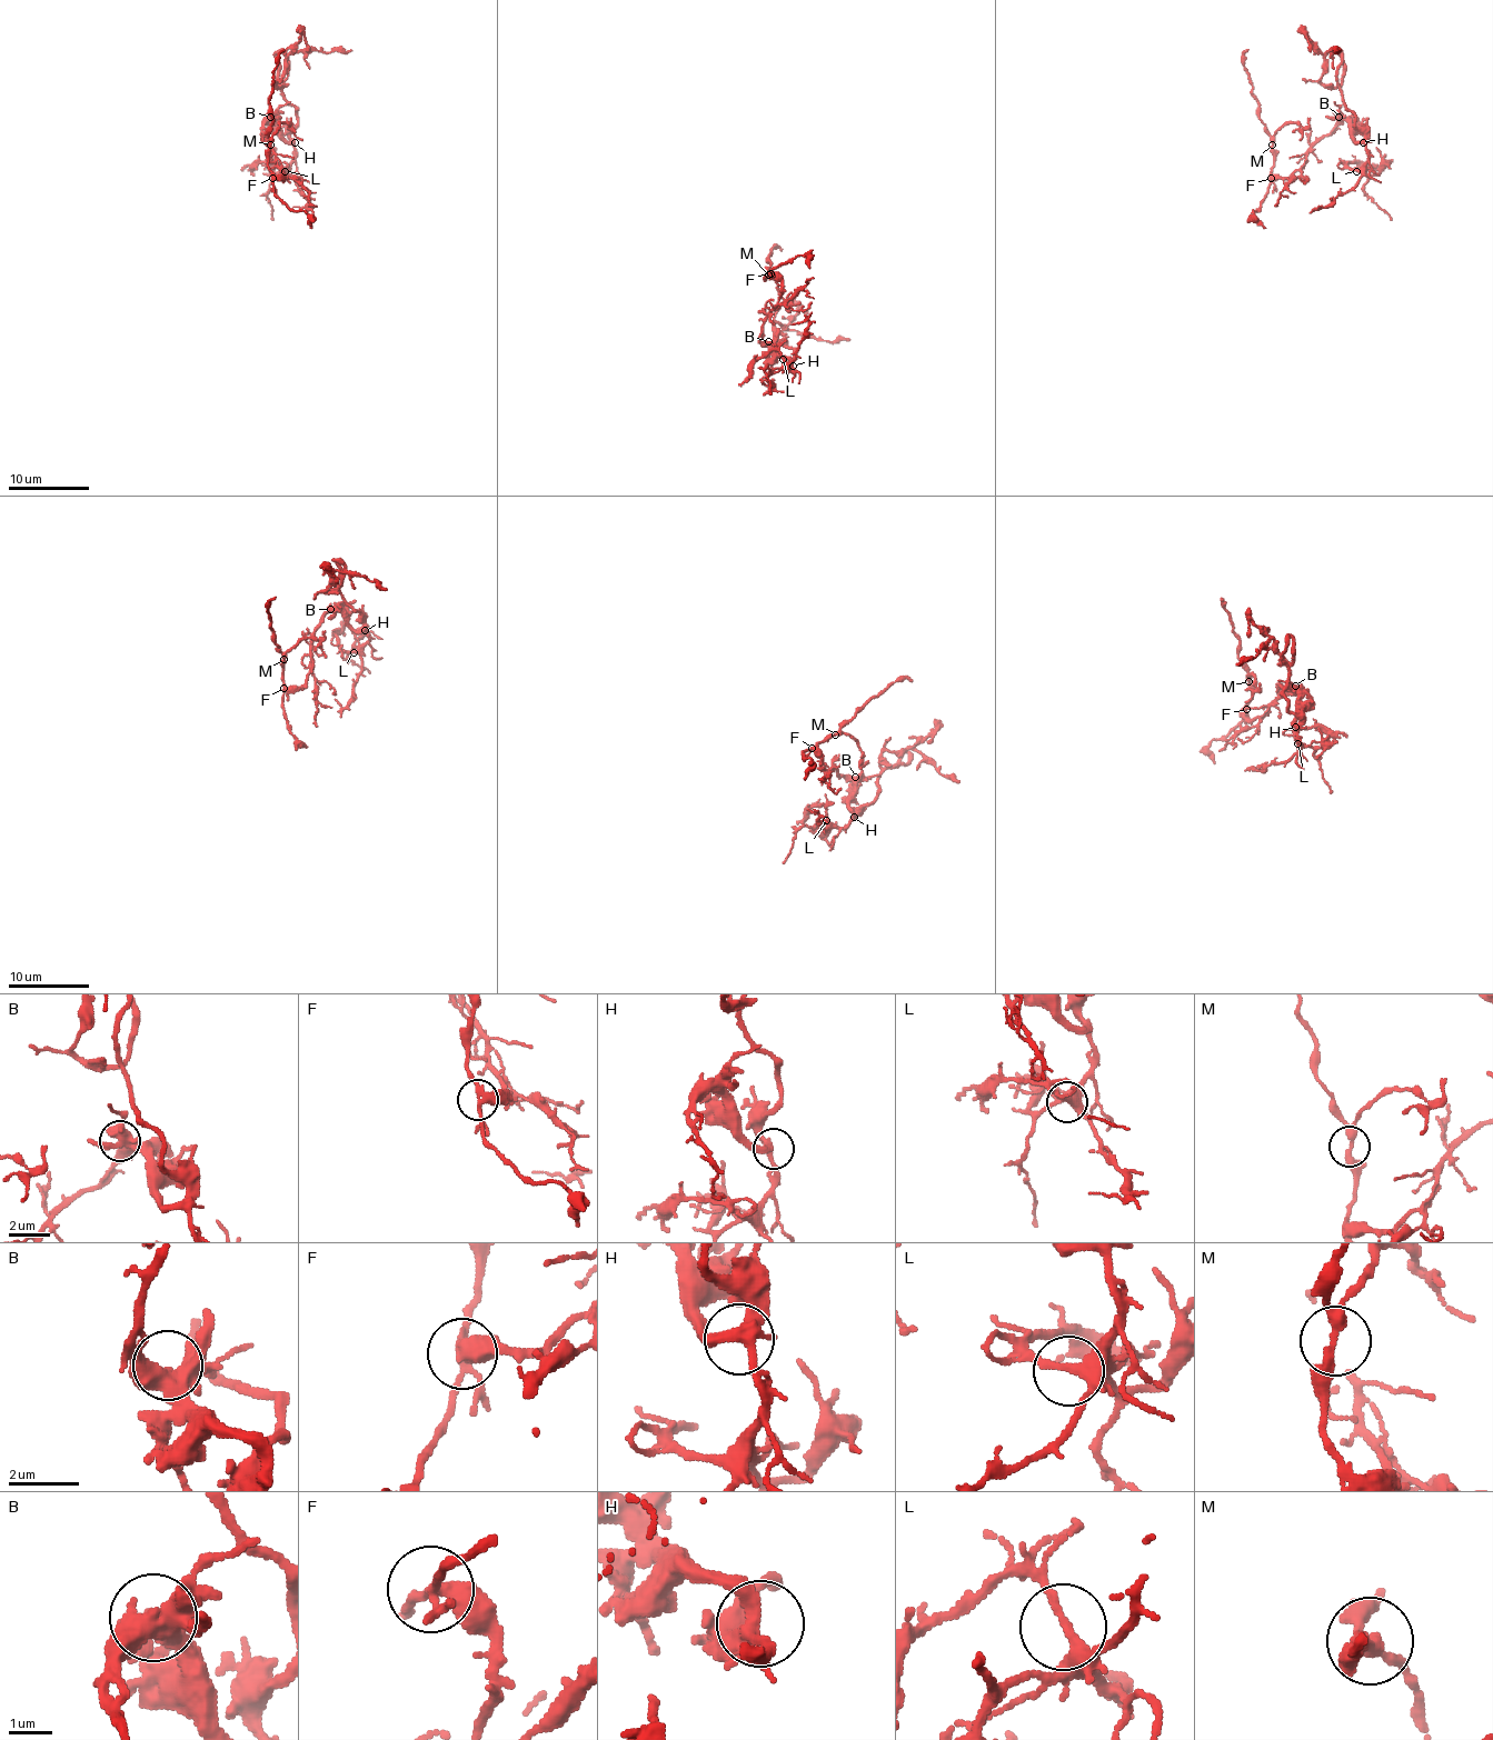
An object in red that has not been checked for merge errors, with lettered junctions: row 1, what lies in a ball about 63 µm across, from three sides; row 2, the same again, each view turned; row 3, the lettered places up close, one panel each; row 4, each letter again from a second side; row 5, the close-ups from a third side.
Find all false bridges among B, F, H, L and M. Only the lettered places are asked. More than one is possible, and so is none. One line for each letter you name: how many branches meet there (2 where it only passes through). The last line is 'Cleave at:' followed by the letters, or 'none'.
F: 4
Cleave at: F

